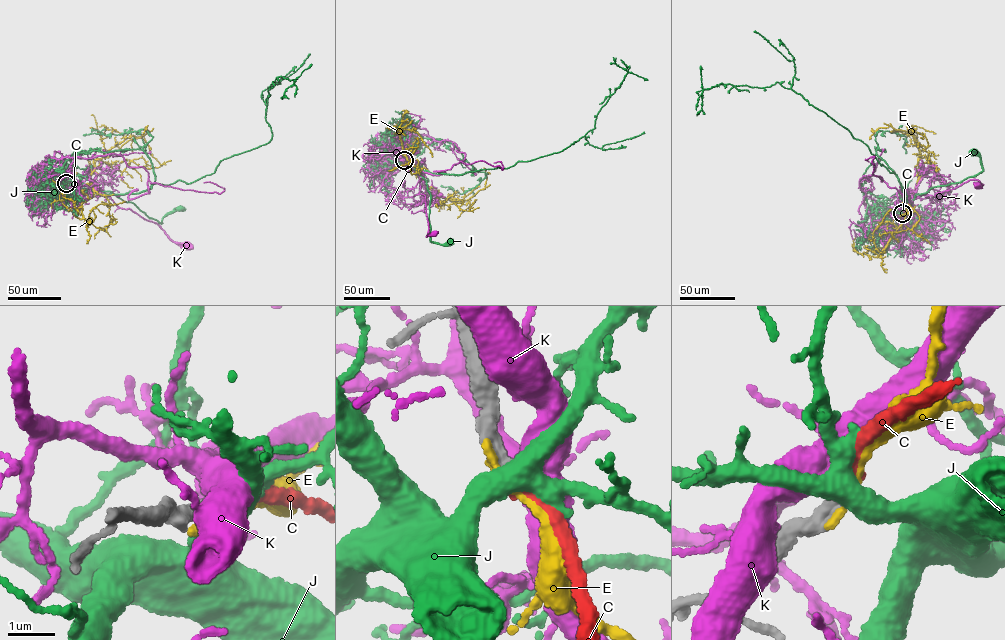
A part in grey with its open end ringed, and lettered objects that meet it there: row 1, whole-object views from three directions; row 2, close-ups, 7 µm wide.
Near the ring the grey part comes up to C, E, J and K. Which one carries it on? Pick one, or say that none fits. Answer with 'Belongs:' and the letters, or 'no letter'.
Belongs: C

